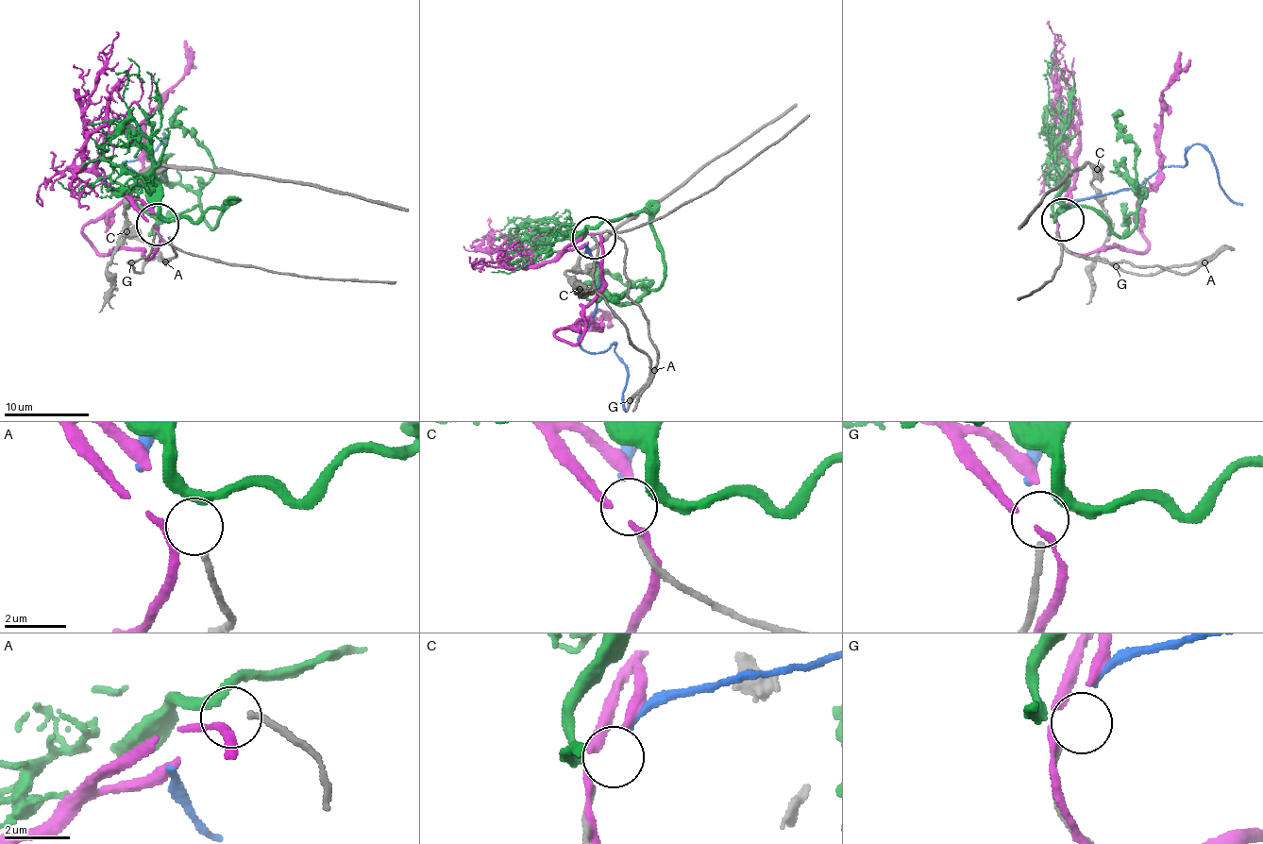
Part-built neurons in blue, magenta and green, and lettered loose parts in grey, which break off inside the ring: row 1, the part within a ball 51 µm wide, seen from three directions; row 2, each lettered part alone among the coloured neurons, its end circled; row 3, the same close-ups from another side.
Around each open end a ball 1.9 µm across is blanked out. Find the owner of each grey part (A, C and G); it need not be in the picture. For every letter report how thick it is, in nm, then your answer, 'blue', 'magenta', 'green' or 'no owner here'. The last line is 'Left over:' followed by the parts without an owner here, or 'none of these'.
A: 170 nm thick; green
C: 170 nm thick; blue
G: 190 nm thick; no owner here
Left over: G

